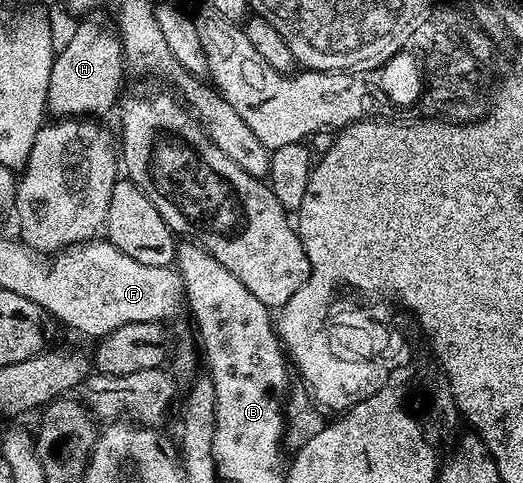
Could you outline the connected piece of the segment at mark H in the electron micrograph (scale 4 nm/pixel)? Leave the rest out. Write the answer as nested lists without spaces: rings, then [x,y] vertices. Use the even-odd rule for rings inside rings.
[[[89,20],[78,21],[74,38],[67,40],[67,48],[56,51],[53,59],[45,104],[48,113],[57,118],[101,116],[97,114],[107,113],[113,105],[114,109],[122,97],[121,72],[126,65],[121,40],[108,25],[85,21]]]

